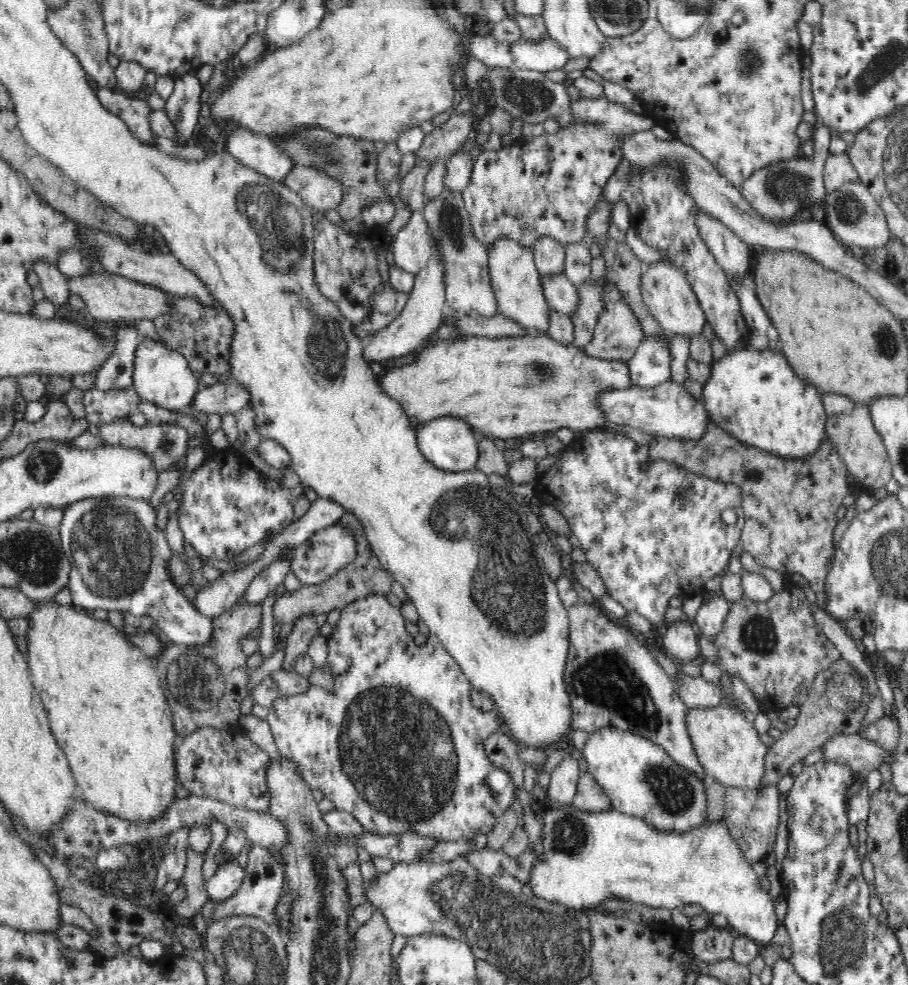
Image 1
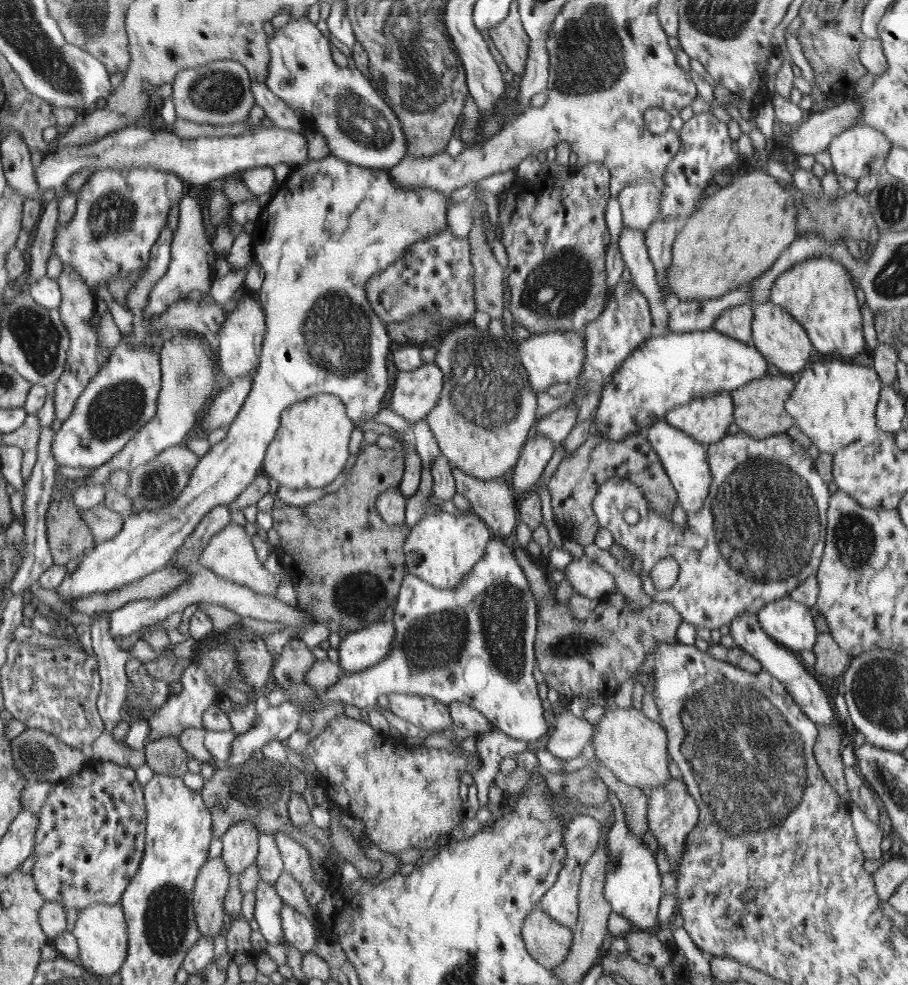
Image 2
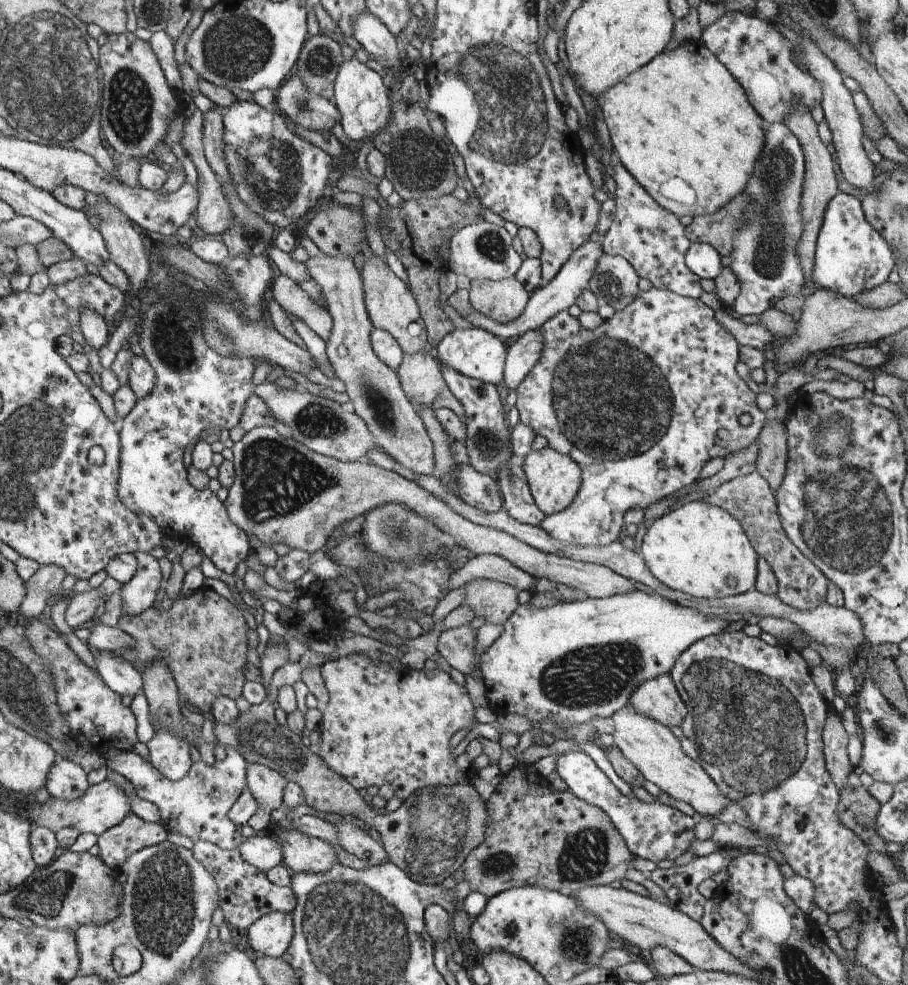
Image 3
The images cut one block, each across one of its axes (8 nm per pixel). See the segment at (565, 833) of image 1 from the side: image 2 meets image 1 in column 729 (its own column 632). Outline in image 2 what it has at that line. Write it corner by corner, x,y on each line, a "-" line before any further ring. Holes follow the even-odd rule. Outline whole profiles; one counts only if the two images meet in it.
618,806
612,829
606,837
606,881
604,881
604,898
608,900
611,910
621,914
640,931
659,932
658,904
662,898
662,882
660,872
656,866
656,858
651,849
642,842
642,838
636,837
624,817
624,811

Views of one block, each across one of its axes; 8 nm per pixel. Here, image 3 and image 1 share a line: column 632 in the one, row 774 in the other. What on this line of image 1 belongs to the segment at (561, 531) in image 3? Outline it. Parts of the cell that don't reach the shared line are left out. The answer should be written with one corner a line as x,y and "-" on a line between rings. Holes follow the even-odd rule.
383,595
363,597
348,604
341,611
340,618
333,626
330,638
327,639
328,656
324,666
330,668
331,674
334,677
334,690
328,692
320,686
310,684
304,694
275,697
274,702
269,707
269,714
267,716
268,724
274,736
274,742
278,746
281,756
288,757
289,760
293,760
294,764
297,764
298,768
301,768
302,778
311,790
323,792
328,800
334,802
336,809
349,812
368,832
390,835
392,835
392,832
399,832
399,834
402,834
402,832
414,833
412,826
408,822
402,824
402,822
396,822
392,818
410,820
410,822
426,820
434,812
440,812
448,804
446,810
444,810
444,814
446,814
446,830
448,832
446,834
434,834
433,838
442,841
456,841
456,838
460,836
458,822
462,824
464,820
472,820
470,830
462,830
462,834
470,834
469,839
472,839
476,834
488,834
496,826
498,818
504,815
505,810
512,804
512,800
514,800
514,787
516,787
509,772
489,761
486,751
484,751
484,742
492,734
498,733
498,728
500,728
498,712
480,712
476,706
472,705
470,689
473,688
473,685
470,684
470,681
466,678
454,657
444,648
440,639
430,633
425,645
418,646
414,643
414,638
406,631
404,621
405,618
401,613
401,608
394,608

